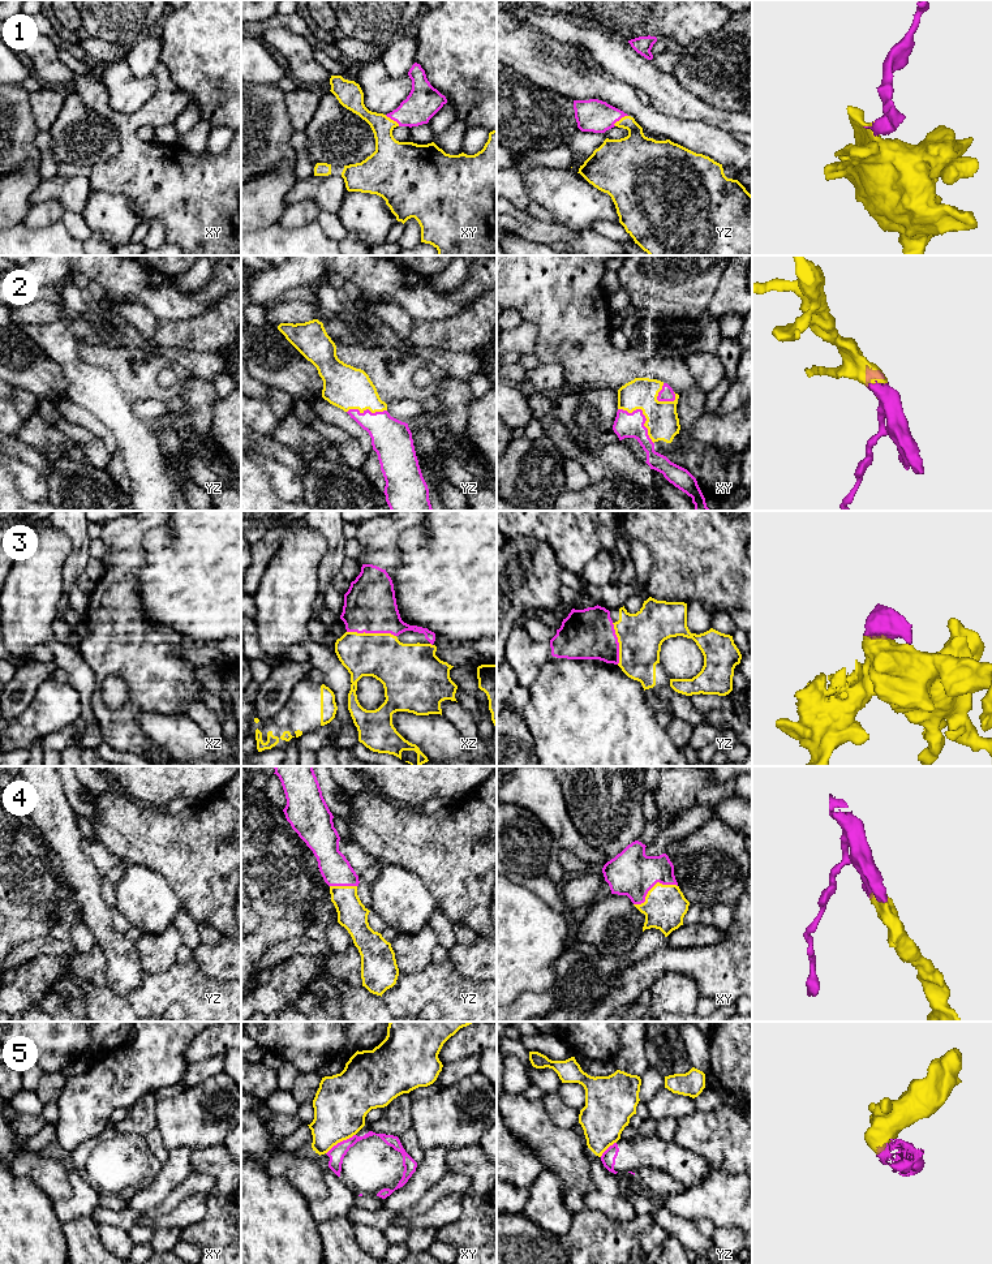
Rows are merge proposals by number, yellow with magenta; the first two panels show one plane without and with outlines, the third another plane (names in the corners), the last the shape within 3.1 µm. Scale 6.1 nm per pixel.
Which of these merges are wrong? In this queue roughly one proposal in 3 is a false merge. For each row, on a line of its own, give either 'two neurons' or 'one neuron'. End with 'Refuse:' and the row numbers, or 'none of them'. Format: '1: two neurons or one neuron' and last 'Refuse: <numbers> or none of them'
1: one neuron
2: one neuron
3: one neuron
4: one neuron
5: two neurons
Refuse: 5

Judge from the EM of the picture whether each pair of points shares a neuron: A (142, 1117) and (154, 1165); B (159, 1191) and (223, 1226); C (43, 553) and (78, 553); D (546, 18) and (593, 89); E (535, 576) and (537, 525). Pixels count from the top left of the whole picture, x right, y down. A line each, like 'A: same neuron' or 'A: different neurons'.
A: different neurons
B: different neurons
C: different neurons
D: different neurons
E: different neurons

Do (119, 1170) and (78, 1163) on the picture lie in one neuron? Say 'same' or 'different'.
same

